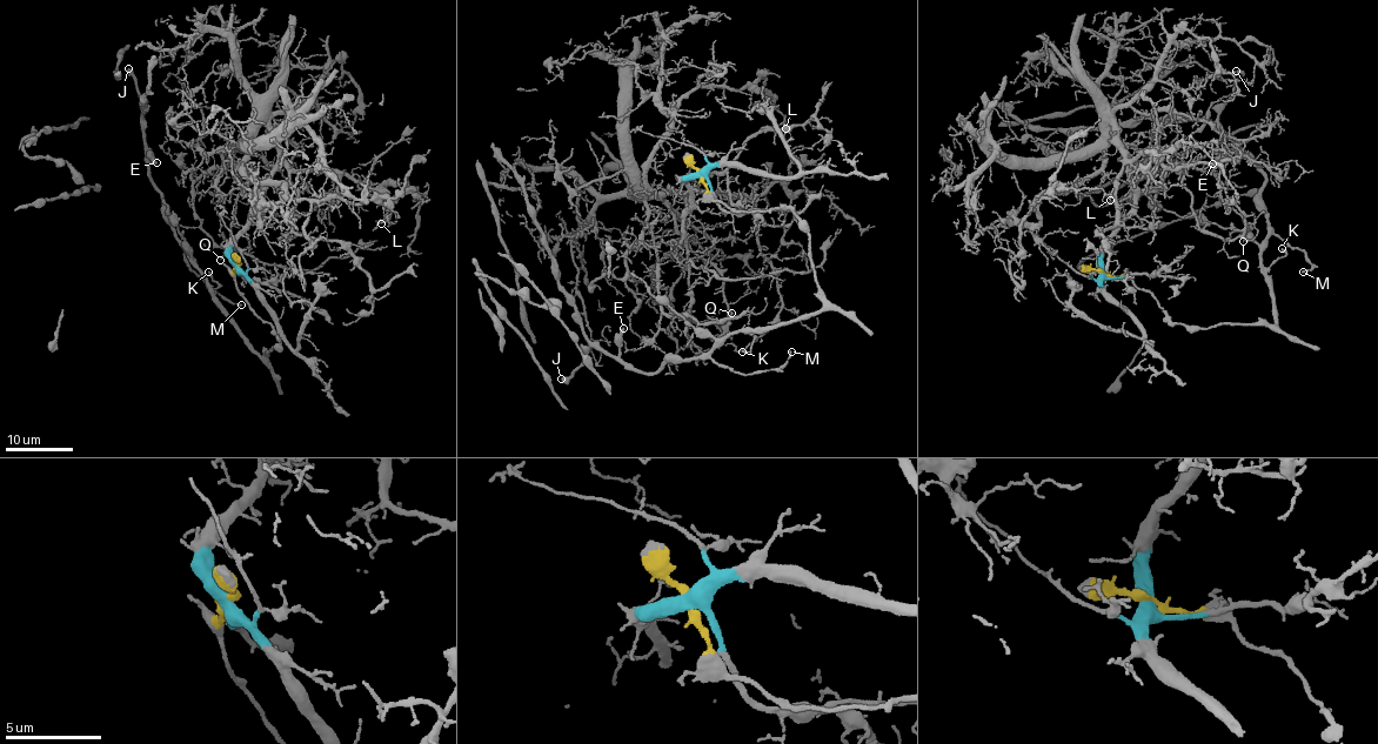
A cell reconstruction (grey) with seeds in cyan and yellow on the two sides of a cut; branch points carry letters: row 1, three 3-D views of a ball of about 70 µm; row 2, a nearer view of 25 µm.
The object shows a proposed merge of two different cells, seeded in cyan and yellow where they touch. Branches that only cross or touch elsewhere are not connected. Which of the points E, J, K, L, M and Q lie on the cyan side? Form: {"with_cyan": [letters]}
{"with_cyan": ["L", "Q"]}

